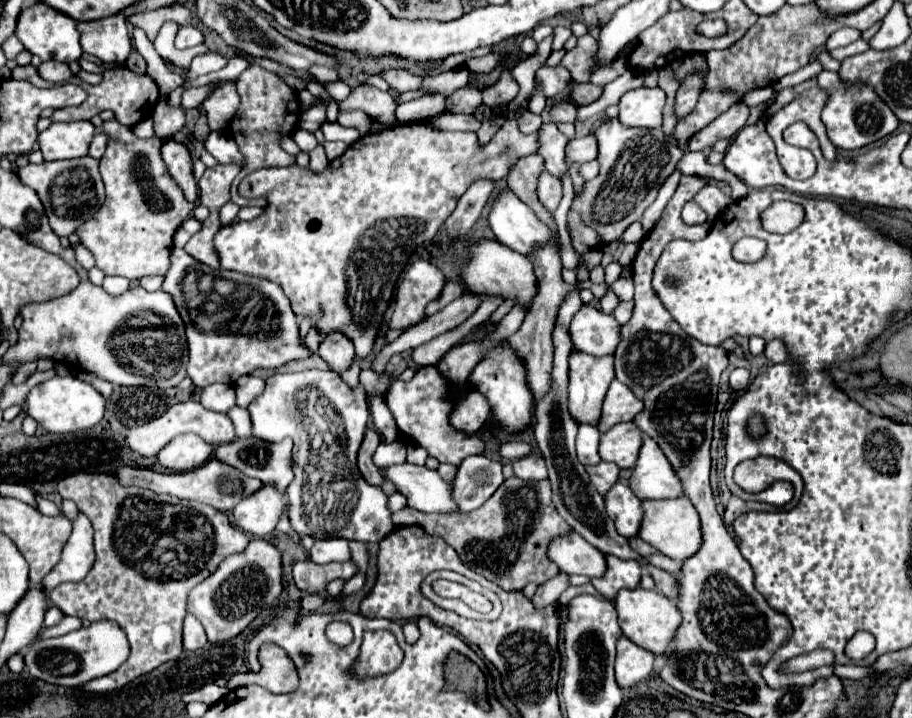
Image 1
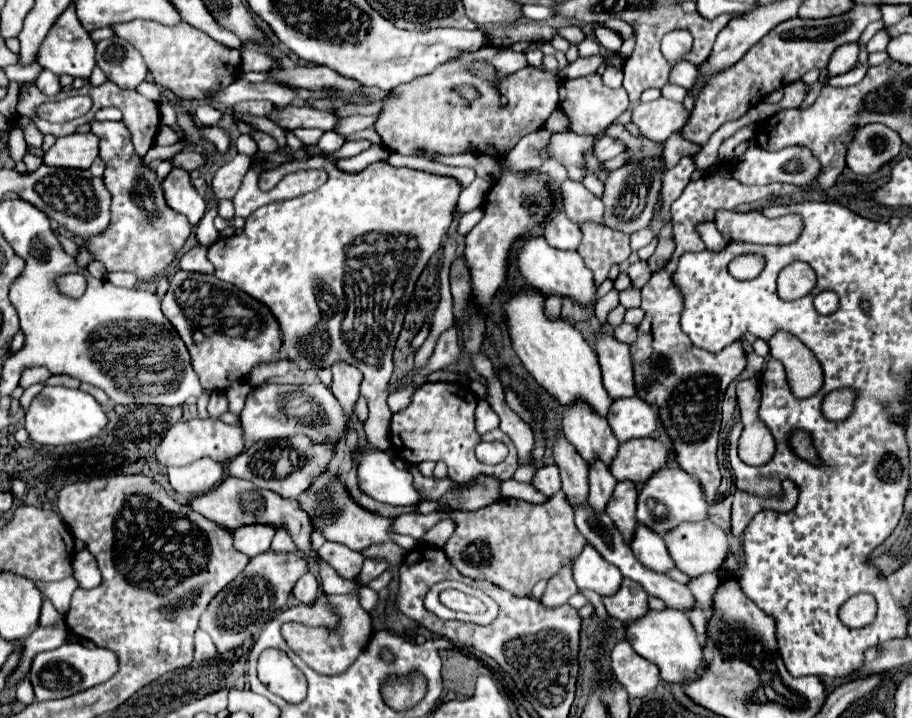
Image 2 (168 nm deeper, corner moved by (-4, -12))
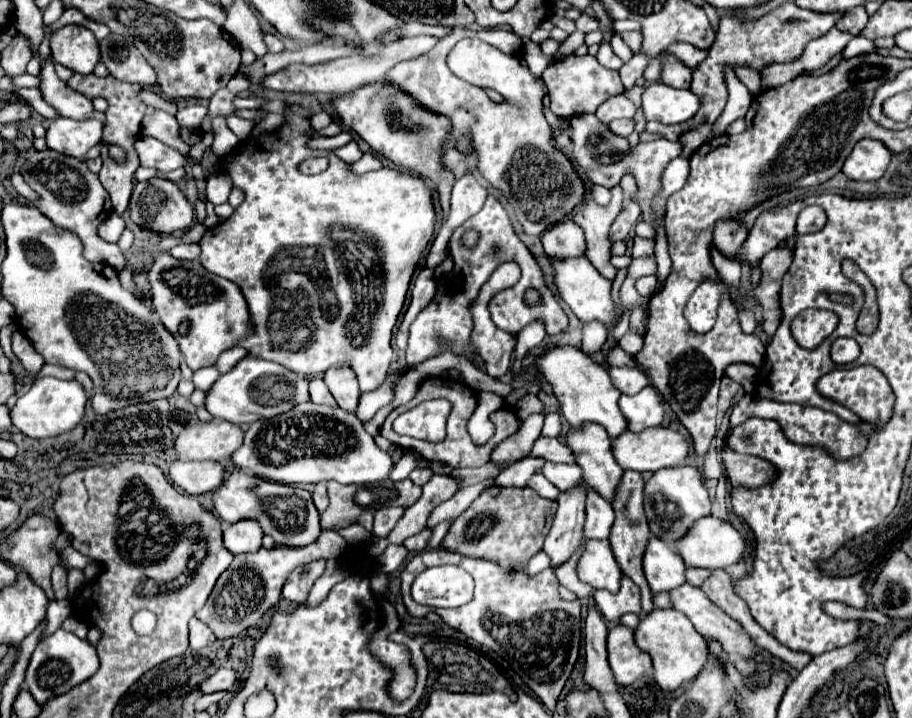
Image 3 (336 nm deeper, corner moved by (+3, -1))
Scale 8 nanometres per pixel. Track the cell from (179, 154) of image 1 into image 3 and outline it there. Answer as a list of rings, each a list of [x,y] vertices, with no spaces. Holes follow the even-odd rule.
[[[153,177],[147,183],[137,183],[133,189],[133,195],[131,195],[129,209],[131,209],[131,219],[137,225],[149,227],[149,229],[159,231],[159,233],[175,233],[175,231],[189,229],[193,219],[195,219],[193,203],[179,189],[179,185],[173,181],[161,179],[161,177]]]

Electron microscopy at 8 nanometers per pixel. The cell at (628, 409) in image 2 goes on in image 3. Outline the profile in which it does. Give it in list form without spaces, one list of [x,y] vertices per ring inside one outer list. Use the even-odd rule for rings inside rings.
[[[651,385],[641,389],[637,395],[621,395],[619,409],[627,419],[627,429],[637,433],[647,427],[661,423],[665,413],[665,401],[659,397],[659,391]]]

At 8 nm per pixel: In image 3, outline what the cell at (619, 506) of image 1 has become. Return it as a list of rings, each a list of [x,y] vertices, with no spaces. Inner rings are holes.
[[[655,535],[649,539],[645,549],[643,571],[653,593],[671,591],[685,583],[683,559],[671,547],[667,547],[663,539],[657,539]]]

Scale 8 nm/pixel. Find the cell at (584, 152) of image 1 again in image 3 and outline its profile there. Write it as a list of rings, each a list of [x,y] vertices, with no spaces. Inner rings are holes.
[[[617,119],[617,121],[611,121],[609,123],[609,129],[611,129],[611,133],[615,133],[619,137],[627,137],[633,131],[633,119],[627,119],[627,121]]]

